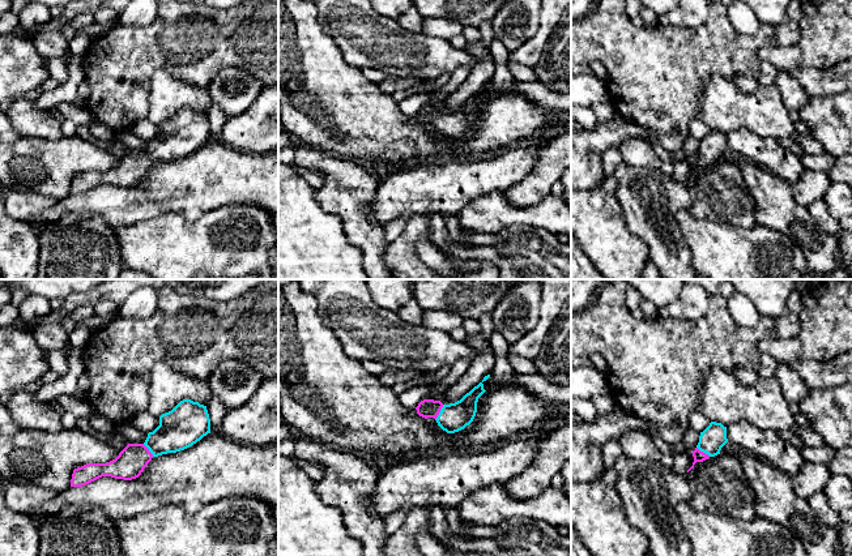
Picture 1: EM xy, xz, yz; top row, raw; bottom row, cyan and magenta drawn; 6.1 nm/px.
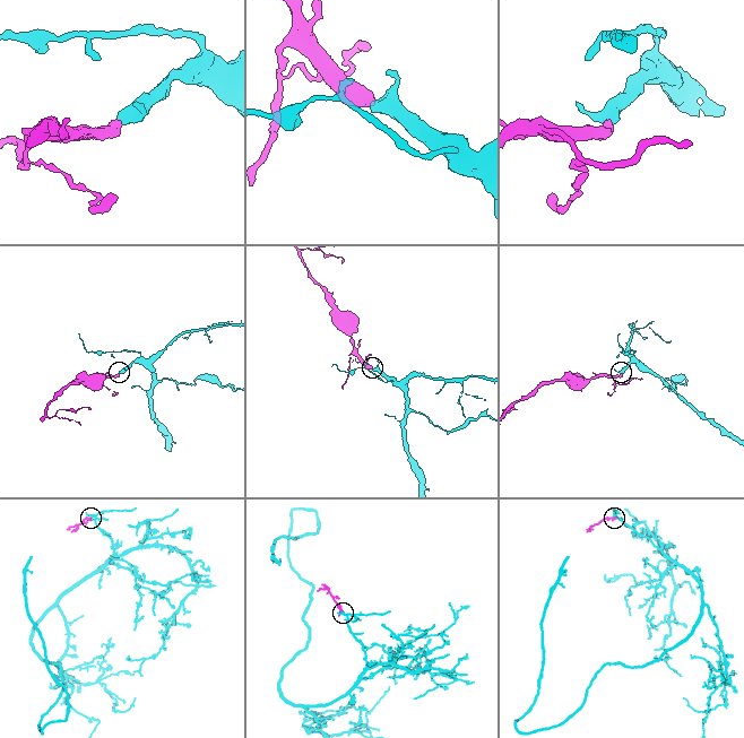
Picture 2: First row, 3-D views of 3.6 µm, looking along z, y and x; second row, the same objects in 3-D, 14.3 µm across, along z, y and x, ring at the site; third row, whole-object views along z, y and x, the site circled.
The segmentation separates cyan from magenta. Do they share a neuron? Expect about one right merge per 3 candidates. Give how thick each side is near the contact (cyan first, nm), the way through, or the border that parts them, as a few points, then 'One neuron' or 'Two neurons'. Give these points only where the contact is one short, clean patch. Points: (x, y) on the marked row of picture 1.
Thickness 180 nm (cyan) against 110 nm. Path across: xz (452, 418), (439, 413), (426, 409). One neuron

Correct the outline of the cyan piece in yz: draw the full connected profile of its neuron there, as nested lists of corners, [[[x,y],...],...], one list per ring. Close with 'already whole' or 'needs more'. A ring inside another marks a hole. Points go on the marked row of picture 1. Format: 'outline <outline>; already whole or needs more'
outline [[[711,422],[710,425],[700,432],[699,442],[693,452],[694,462],[687,472],[694,469],[696,462],[703,462],[710,457],[720,454],[721,448],[727,442],[727,427],[724,427],[721,423]]]; needs more

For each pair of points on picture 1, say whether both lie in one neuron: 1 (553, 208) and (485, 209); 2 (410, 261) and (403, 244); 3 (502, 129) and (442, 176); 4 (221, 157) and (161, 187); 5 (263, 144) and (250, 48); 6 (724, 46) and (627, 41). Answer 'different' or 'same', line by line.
1: same
2: same
3: different
4: same
5: different
6: same

